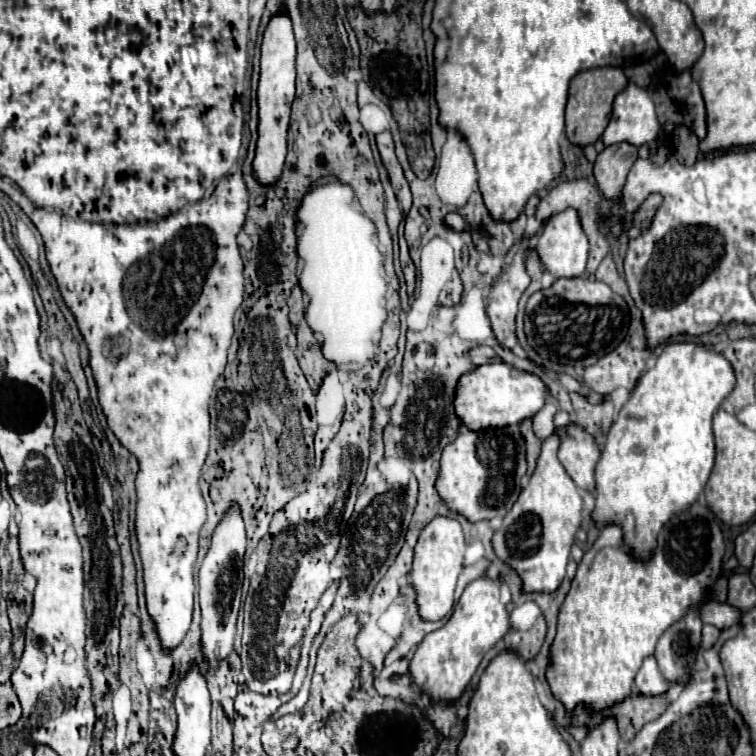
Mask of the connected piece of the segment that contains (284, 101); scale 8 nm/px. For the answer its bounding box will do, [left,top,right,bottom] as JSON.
[254,12,296,186]

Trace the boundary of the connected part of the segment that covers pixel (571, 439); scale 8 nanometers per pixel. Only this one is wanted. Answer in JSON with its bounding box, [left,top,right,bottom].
[554,424,600,492]

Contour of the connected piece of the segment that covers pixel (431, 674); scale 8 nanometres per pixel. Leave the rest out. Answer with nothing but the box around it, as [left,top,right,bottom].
[410,578,508,702]

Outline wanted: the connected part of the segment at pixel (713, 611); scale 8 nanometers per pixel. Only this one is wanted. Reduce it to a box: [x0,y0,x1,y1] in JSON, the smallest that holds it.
[700,600,742,630]

